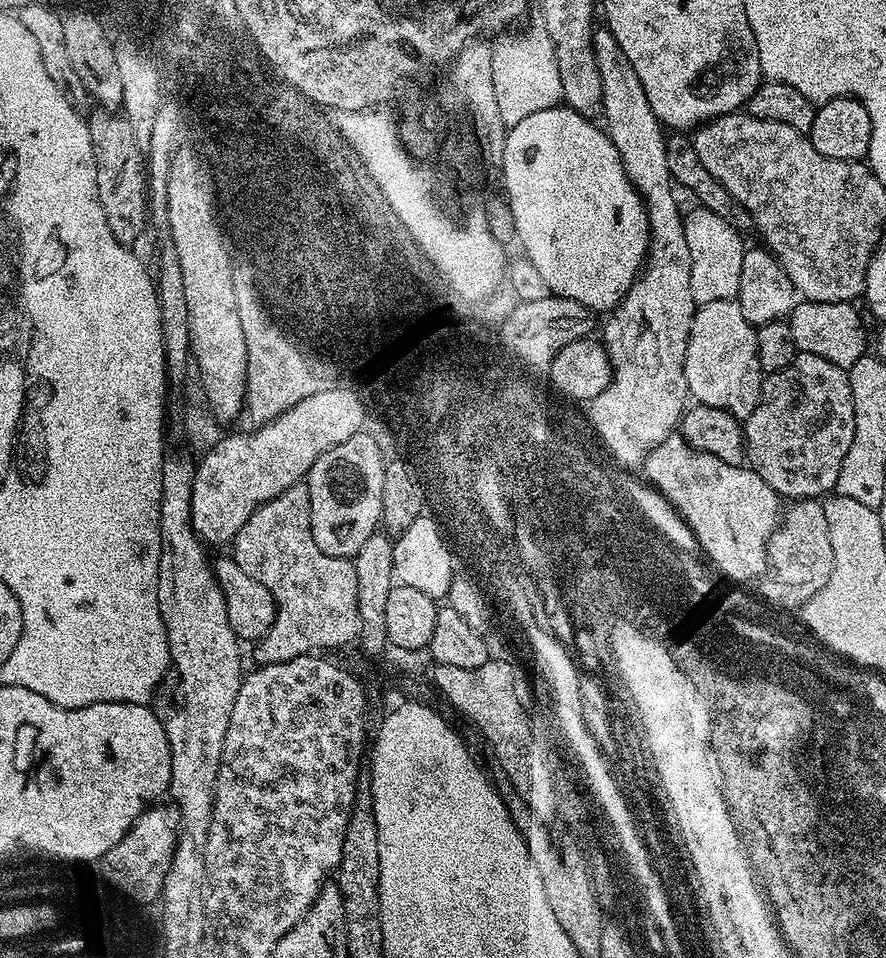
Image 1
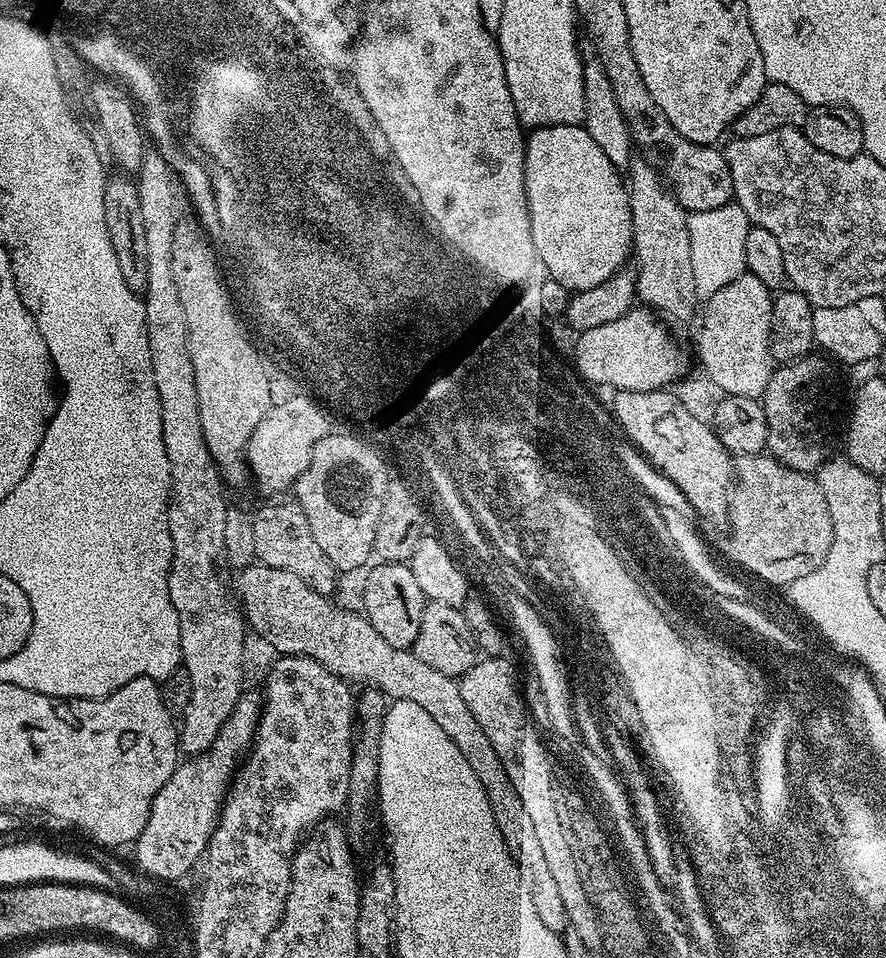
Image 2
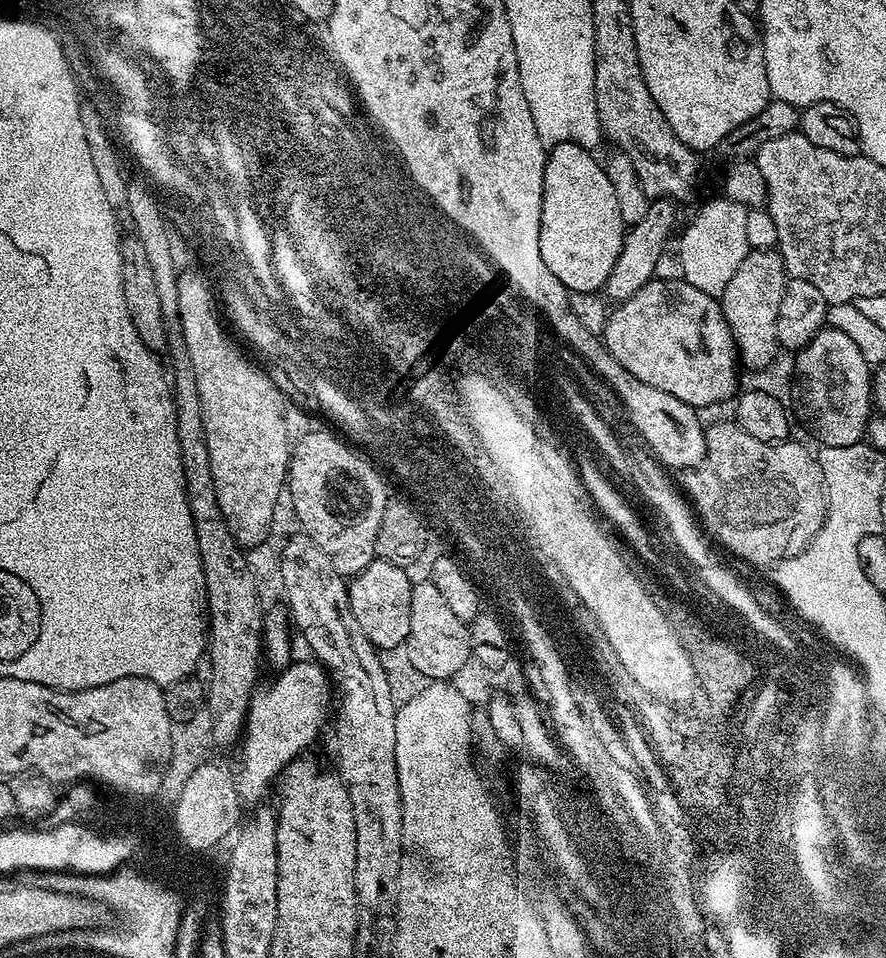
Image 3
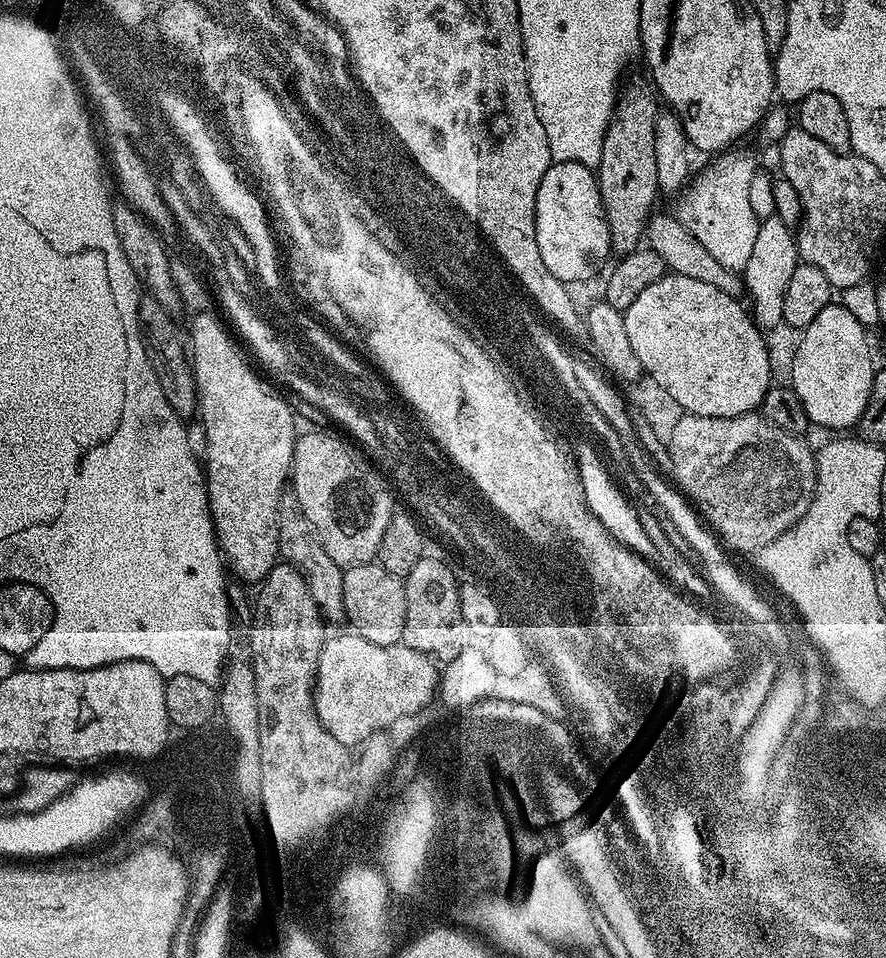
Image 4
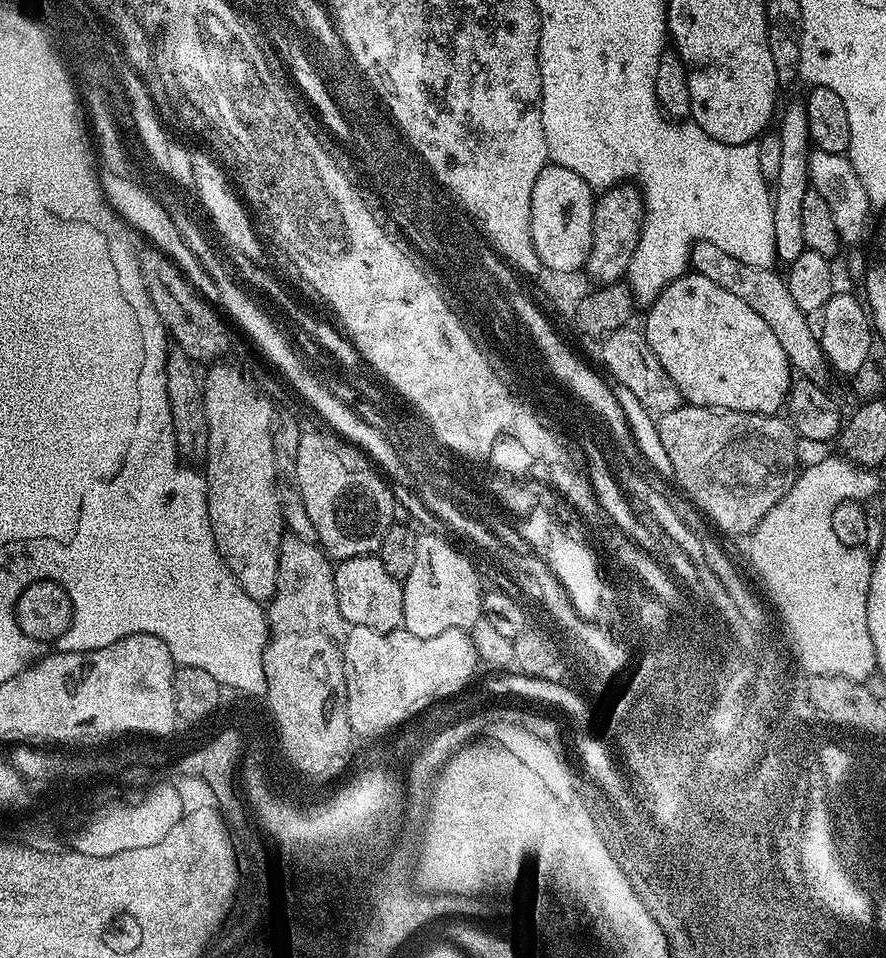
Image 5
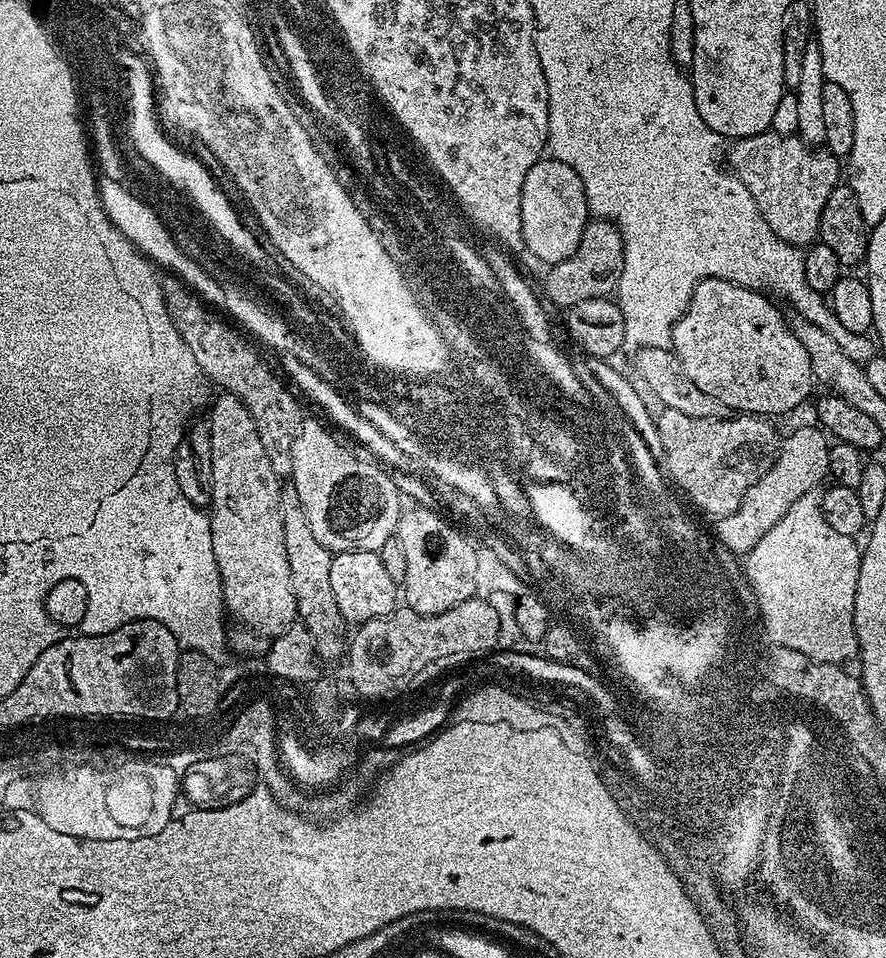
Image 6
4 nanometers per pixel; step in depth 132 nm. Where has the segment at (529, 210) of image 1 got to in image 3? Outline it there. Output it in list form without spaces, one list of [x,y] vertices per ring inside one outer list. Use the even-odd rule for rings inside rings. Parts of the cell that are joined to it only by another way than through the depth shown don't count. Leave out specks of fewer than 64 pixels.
[[[555,144],[548,152],[548,161],[544,167],[544,197],[542,198],[542,218],[540,219],[540,237],[538,246],[542,250],[542,262],[573,292],[599,293],[618,262],[618,254],[624,245],[626,225],[622,213],[618,210],[618,198],[603,163],[595,160],[593,153],[577,144]]]

